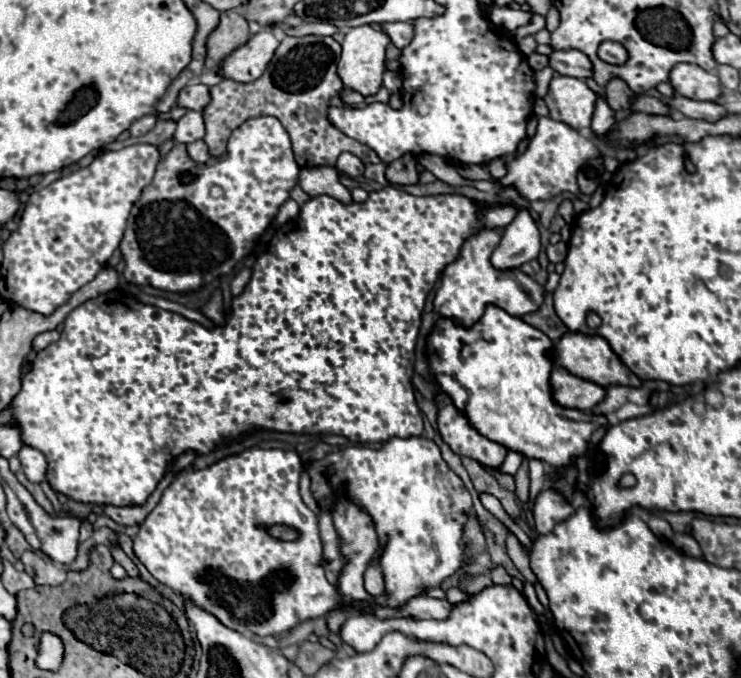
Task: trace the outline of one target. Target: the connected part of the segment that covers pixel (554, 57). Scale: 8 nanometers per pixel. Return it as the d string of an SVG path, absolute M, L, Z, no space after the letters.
M555 50L553 54L549 54L549 66L563 76L573 76L581 80L593 78L591 60L587 60L587 56L579 50Z

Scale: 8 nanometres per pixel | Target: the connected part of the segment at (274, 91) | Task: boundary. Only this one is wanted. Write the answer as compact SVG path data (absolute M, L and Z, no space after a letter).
M285 36L261 78L247 84L223 78L217 86L209 90L211 102L207 104L205 112L205 126L207 126L205 144L209 146L209 154L221 156L225 152L231 130L241 126L247 118L275 116L289 132L293 154L301 168L335 166L337 156L341 152L351 152L359 156L363 162L375 164L381 162L371 148L361 148L357 140L347 138L327 120L329 98L337 96L343 90L343 84L337 76L339 52L341 46L331 36L303 36L303 38Z

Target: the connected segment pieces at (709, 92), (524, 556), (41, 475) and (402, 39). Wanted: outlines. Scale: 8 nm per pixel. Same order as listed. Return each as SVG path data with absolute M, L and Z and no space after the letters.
M677 64L669 74L669 84L679 96L691 100L717 100L721 94L721 82L715 74L693 64Z
M509 531L506 540L507 552L512 562L527 582L535 584L537 578L530 568L530 551L519 544L516 536Z
M23 446L17 454L17 458L21 460L21 466L23 466L23 472L25 476L31 480L31 482L43 482L45 480L45 470L47 470L47 460L45 456L31 448L31 446Z
M393 22L393 24L385 24L383 32L391 38L391 42L397 48L403 48L411 42L413 38L413 26L409 22Z

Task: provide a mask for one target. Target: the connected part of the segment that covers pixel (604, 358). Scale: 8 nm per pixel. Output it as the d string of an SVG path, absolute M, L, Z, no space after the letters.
M565 332L559 342L553 346L551 356L555 360L557 366L569 370L571 374L595 382L599 386L609 386L609 384L623 384L623 386L641 386L641 380L627 368L621 364L621 360L617 358L617 354L611 350L611 346L607 344L605 338L601 336L587 336L581 332Z

